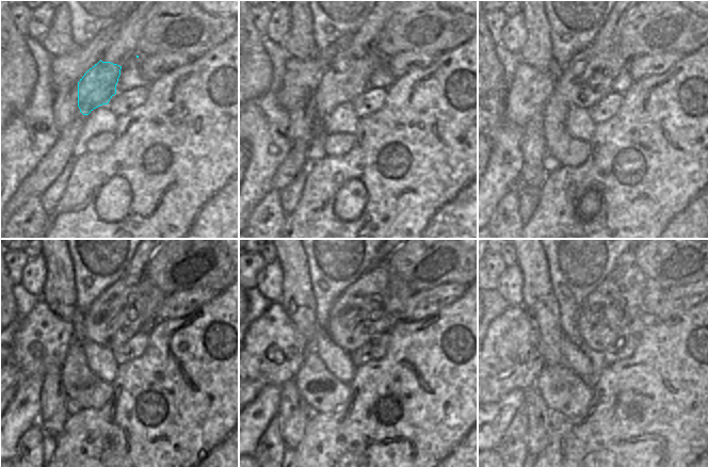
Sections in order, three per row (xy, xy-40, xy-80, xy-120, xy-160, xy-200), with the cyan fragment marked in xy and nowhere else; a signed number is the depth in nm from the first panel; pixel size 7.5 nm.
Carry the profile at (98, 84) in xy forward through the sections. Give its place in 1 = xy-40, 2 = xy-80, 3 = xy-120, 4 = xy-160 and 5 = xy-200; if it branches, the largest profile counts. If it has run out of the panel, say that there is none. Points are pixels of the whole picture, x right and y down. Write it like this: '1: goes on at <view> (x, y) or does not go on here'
1: goes on at xy-40 (347, 77)
2: goes on at xy-80 (589, 77)
3: goes on at xy-120 (121, 311)
4: goes on at xy-160 (375, 303)
5: goes on at xy-200 (626, 303)

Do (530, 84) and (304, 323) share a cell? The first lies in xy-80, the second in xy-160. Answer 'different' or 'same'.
different

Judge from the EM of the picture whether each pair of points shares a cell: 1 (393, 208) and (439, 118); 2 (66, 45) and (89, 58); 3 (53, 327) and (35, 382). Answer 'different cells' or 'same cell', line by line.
1: same cell
2: different cells
3: different cells

